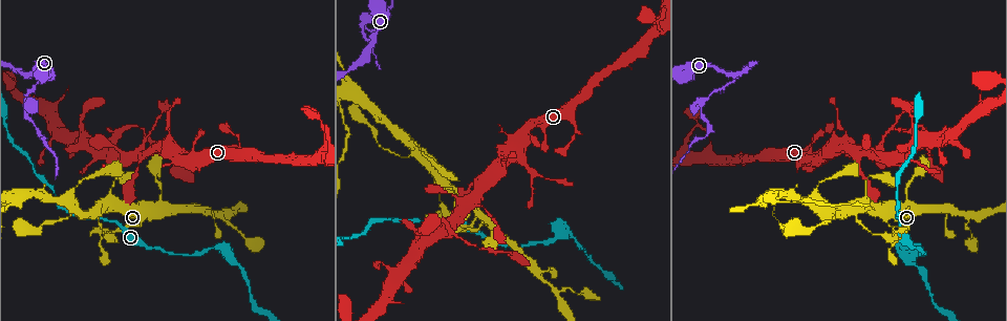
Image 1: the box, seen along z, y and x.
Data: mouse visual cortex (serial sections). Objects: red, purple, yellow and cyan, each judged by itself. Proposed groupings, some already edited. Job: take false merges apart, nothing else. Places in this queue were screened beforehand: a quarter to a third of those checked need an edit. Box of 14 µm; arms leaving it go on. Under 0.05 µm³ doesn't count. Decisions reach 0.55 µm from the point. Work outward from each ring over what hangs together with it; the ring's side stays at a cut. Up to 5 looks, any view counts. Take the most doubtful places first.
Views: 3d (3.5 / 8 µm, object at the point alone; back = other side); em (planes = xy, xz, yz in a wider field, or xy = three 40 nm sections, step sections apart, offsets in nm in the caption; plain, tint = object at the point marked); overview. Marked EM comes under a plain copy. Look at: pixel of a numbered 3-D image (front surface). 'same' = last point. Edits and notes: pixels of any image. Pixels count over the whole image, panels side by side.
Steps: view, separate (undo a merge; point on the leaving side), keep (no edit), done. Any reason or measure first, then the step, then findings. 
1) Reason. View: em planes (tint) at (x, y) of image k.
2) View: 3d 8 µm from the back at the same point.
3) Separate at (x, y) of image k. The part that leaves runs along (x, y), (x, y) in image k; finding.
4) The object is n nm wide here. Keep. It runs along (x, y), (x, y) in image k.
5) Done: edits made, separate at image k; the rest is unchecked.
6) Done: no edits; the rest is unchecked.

View: 3d 8 µm at (365, 58) of image 1.

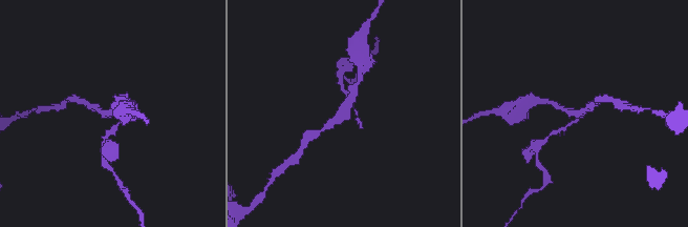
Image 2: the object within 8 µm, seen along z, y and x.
View: 3d 3.5 µm at (345, 112) of image 2.

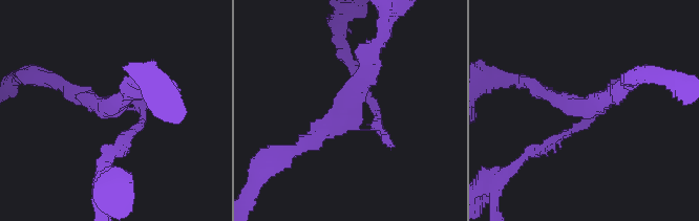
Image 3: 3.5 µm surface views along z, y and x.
View: em xy step 2 (tint) at (588, 105) of image 3.

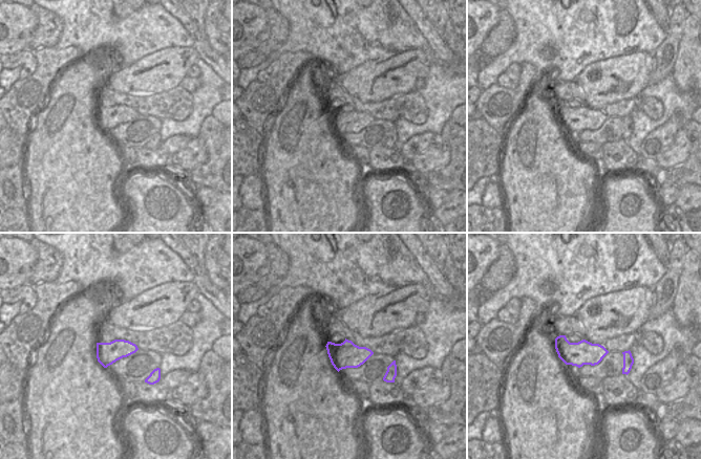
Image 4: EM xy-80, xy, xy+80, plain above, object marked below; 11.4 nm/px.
Separate at (369, 100) of image 3. Two cells meet here.

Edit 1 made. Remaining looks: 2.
Abrupt turn. View: 3d 3.5 µm at (560, 233) of image 1.

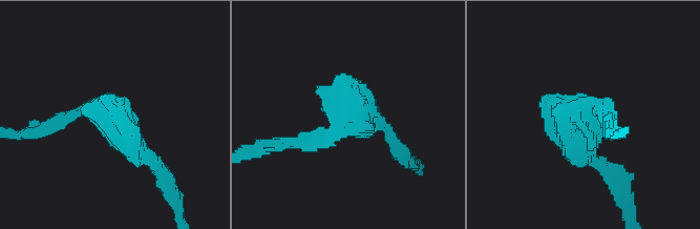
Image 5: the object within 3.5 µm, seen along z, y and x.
View: em planes (tint) at (349, 123) of image 5.

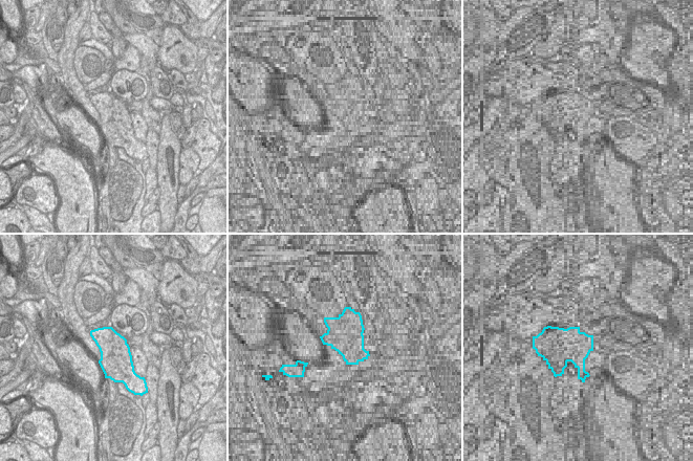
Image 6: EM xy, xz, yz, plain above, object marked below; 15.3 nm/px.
Keep. It runs along (55, 124), (106, 104), (154, 163) in image 5; one cell here.

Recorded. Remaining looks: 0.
Done: edits made, separate at image 3; the rest is unchecked.

